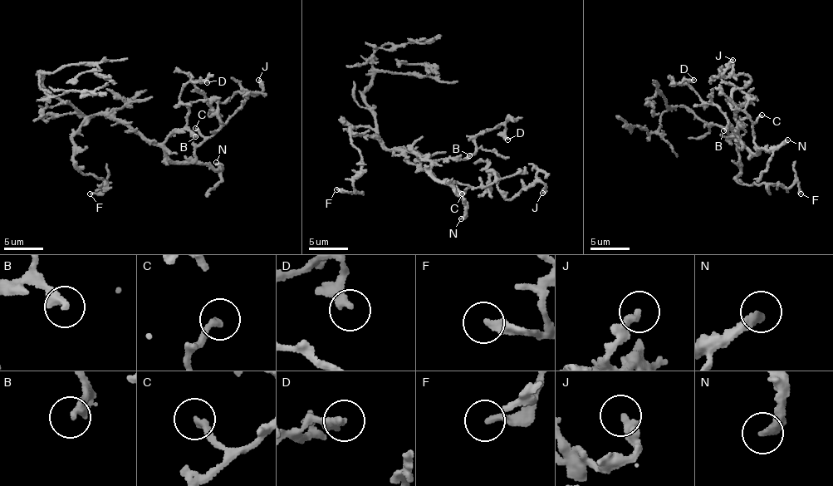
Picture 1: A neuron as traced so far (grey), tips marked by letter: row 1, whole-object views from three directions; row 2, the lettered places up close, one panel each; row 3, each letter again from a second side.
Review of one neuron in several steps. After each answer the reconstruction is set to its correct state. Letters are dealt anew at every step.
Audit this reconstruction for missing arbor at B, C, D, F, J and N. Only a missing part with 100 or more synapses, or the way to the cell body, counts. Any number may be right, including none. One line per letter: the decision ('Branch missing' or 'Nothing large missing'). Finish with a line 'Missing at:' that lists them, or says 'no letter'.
B: Nothing large missing
C: Nothing large missing
D: Nothing large missing
F: Nothing large missing
J: Nothing large missing
N: Branch missing
Missing at: N

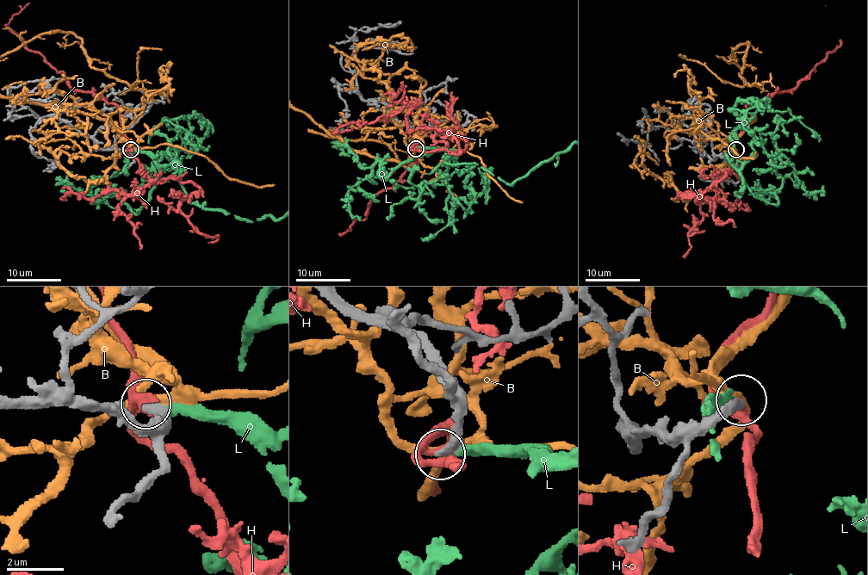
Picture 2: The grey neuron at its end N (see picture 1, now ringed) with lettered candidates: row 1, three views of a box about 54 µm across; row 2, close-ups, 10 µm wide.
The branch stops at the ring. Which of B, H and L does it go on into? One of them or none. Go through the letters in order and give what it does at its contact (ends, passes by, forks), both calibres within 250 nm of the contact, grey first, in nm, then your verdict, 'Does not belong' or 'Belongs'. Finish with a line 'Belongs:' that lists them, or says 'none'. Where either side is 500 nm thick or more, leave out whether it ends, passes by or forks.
B: It passes by. Thickness 400 nm (grey) against 280 nm. Does not belong
H: It passes by. Thickness 400 nm (grey) against 140 nm. Does not belong
L: It ends there. Thickness 440 nm (grey) against 360 nm. Does not belong
Belongs: none

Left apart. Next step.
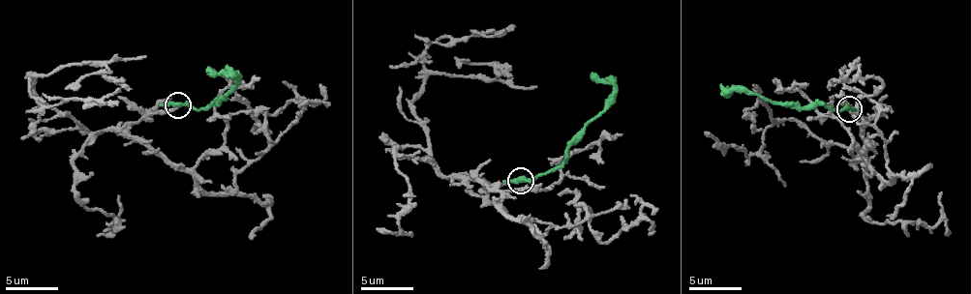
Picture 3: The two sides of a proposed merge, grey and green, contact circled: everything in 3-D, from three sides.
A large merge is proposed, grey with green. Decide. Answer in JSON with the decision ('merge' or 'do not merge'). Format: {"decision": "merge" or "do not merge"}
{"decision": "do not merge"}

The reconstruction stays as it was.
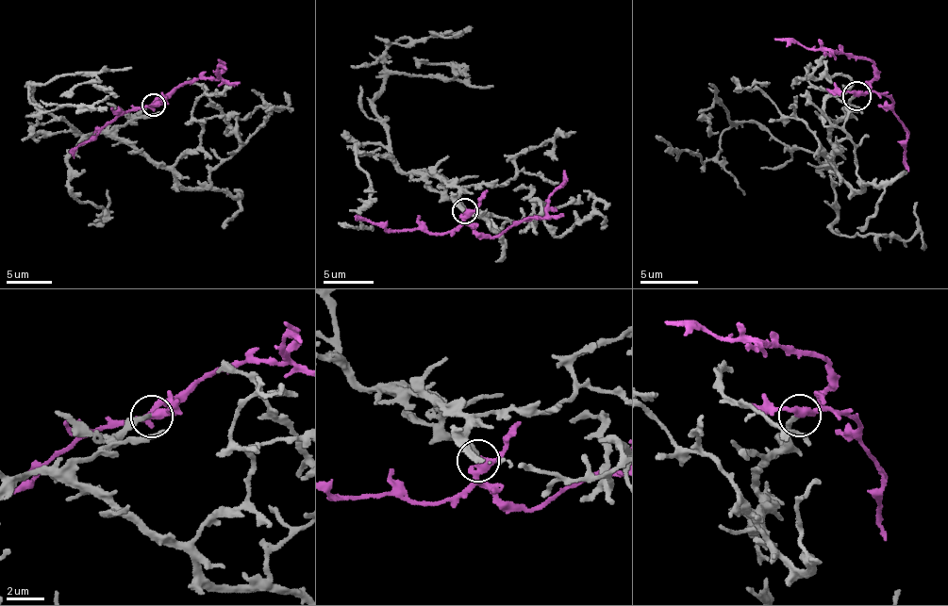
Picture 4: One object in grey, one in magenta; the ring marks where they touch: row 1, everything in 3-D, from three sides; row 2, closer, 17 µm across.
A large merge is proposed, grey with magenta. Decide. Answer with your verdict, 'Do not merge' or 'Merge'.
Merge

